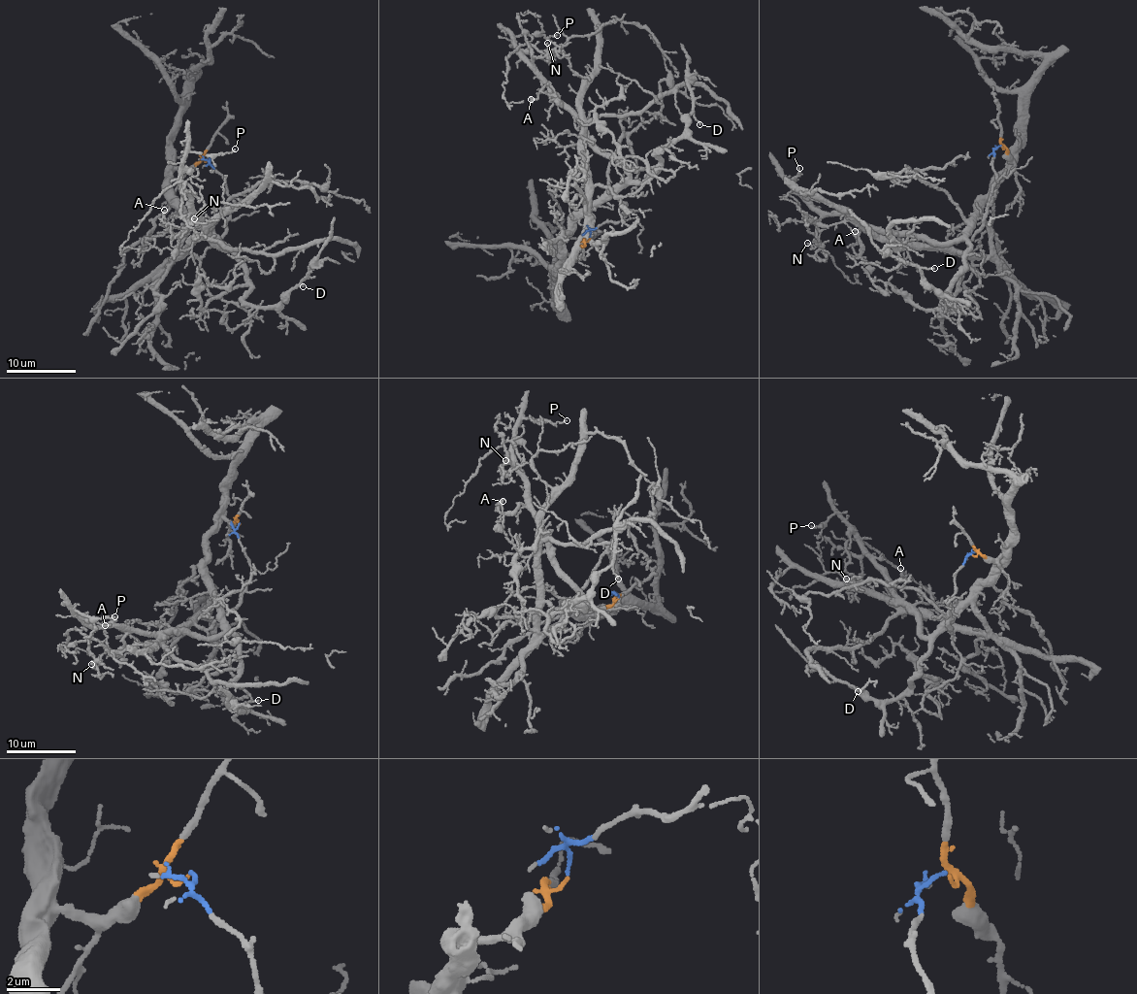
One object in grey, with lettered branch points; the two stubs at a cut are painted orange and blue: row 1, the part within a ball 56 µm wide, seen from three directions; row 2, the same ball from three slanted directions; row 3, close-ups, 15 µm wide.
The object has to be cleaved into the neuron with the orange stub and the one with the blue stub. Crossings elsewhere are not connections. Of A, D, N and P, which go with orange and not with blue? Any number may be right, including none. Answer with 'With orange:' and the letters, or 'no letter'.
With orange: A, D, N, P

